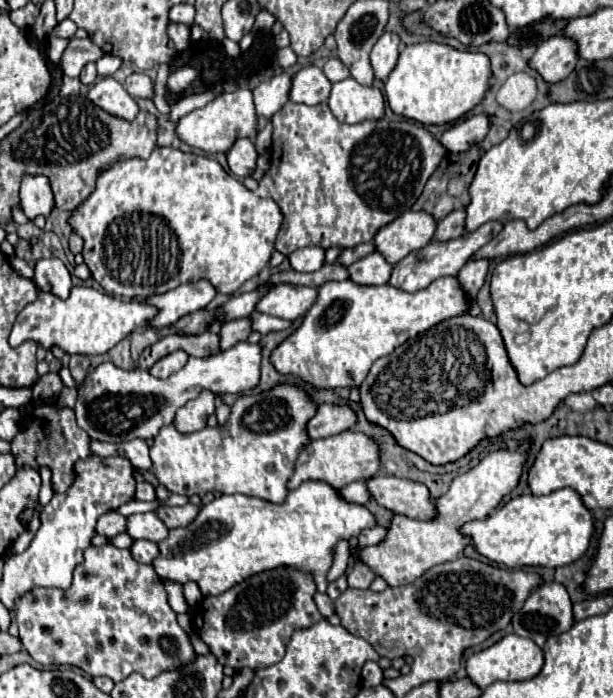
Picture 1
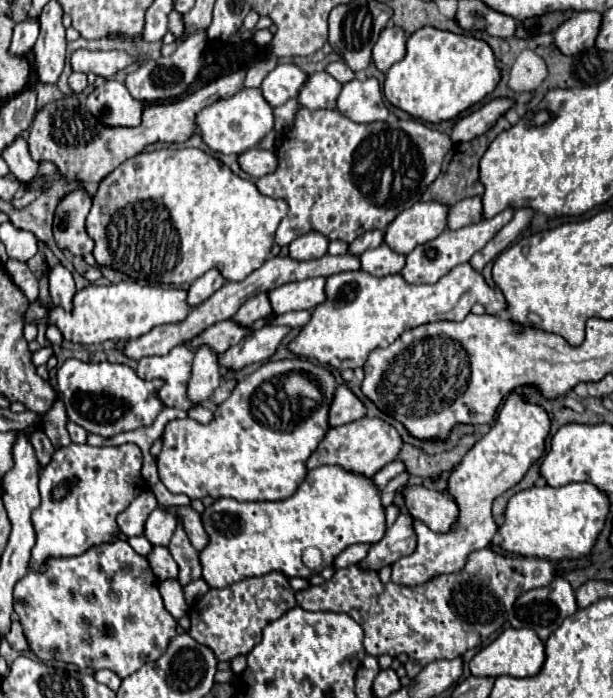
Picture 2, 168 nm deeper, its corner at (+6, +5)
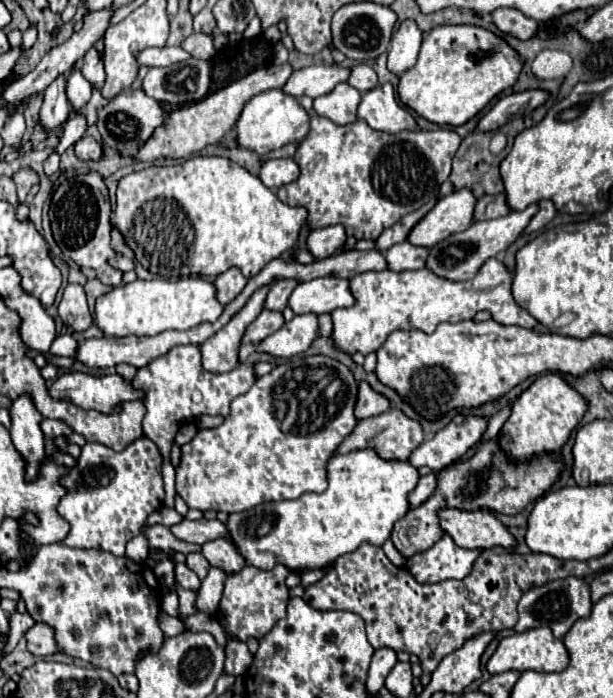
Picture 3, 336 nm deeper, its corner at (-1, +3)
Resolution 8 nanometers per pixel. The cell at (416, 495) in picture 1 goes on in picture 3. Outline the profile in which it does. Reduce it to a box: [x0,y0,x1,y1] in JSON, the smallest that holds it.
[441,511,517,551]

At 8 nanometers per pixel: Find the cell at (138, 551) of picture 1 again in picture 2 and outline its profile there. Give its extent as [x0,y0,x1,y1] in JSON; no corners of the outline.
[148,545,178,581]

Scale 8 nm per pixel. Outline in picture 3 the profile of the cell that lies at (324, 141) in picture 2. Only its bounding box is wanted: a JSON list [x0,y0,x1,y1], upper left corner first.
[277,115,461,239]

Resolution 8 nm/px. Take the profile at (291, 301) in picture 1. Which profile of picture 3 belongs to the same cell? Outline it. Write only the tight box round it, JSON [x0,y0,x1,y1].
[289,277,355,313]

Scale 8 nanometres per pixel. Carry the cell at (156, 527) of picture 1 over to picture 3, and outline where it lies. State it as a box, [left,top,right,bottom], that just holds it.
[171,519,231,545]

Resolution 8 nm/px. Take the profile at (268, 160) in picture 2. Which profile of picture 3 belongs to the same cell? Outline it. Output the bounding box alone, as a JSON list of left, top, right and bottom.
[259,159,299,189]

